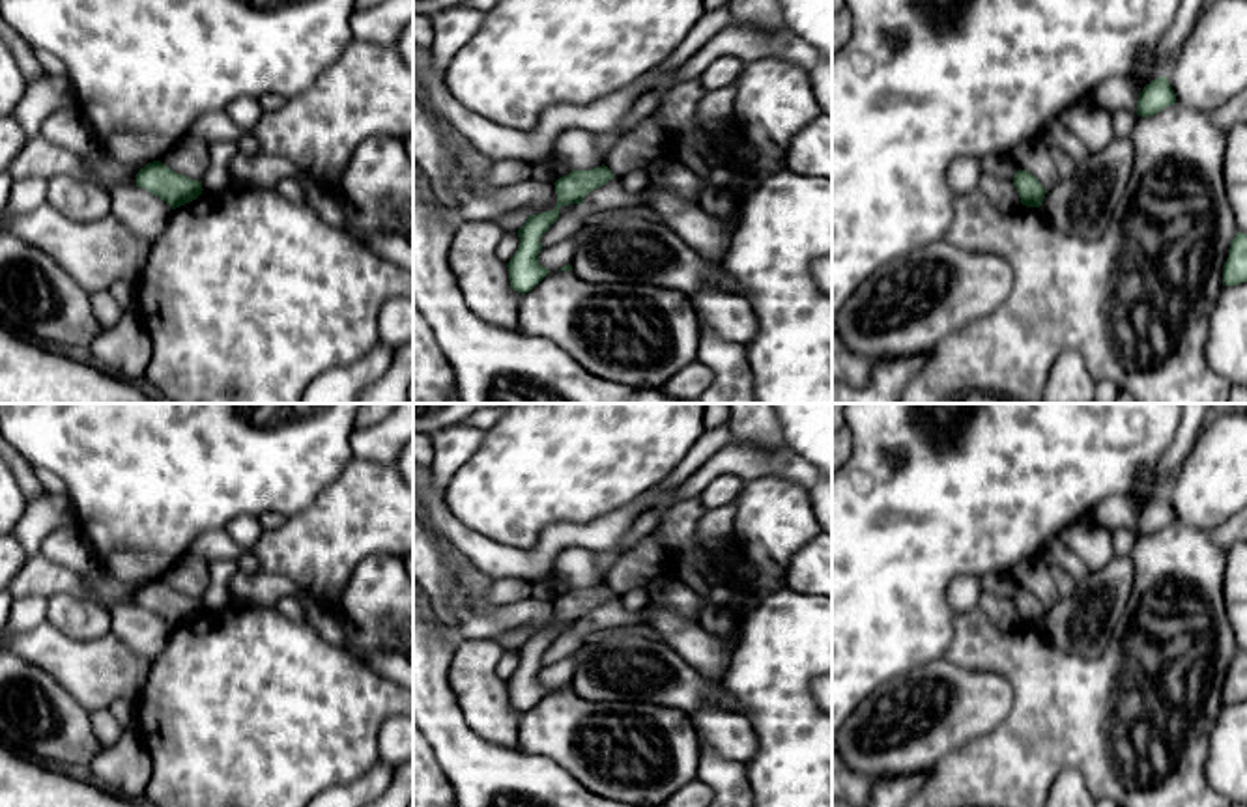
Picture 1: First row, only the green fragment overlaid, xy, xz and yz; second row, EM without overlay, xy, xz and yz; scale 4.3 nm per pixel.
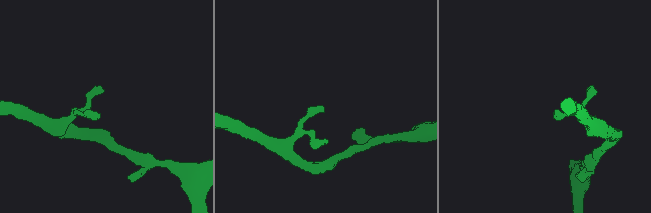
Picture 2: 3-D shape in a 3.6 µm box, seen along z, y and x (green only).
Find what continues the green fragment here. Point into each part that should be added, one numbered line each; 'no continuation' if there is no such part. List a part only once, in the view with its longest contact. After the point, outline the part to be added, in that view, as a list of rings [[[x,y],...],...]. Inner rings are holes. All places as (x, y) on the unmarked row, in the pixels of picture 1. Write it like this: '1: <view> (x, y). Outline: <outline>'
no continuation

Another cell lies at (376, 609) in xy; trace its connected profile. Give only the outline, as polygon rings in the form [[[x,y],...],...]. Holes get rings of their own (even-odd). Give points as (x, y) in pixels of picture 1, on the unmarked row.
[[[372,555],[359,562],[340,602],[329,607],[342,626],[350,652],[365,661],[370,652],[413,650],[413,581],[402,557]]]

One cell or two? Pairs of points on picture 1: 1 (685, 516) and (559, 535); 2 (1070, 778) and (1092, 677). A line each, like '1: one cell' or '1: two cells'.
1: two cells
2: two cells

